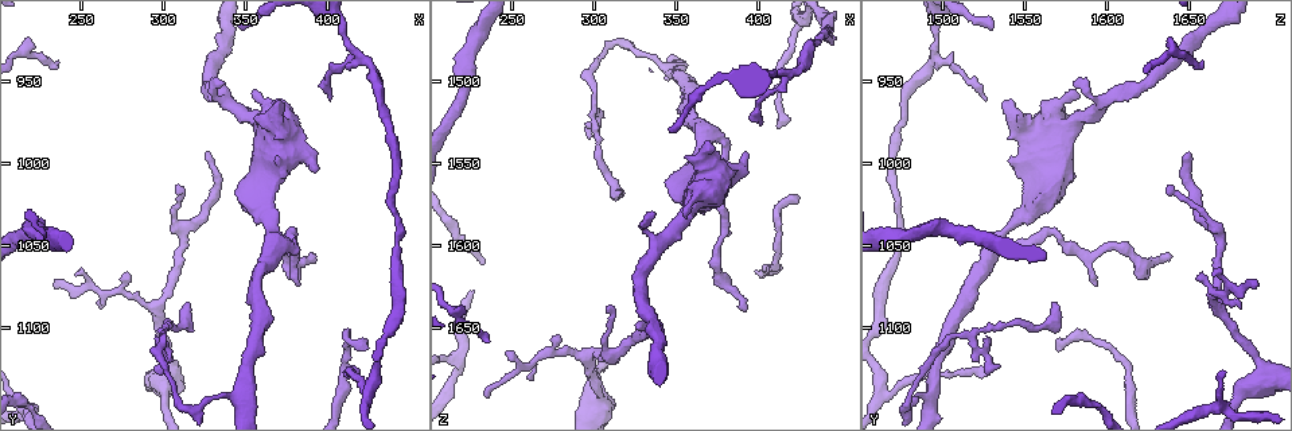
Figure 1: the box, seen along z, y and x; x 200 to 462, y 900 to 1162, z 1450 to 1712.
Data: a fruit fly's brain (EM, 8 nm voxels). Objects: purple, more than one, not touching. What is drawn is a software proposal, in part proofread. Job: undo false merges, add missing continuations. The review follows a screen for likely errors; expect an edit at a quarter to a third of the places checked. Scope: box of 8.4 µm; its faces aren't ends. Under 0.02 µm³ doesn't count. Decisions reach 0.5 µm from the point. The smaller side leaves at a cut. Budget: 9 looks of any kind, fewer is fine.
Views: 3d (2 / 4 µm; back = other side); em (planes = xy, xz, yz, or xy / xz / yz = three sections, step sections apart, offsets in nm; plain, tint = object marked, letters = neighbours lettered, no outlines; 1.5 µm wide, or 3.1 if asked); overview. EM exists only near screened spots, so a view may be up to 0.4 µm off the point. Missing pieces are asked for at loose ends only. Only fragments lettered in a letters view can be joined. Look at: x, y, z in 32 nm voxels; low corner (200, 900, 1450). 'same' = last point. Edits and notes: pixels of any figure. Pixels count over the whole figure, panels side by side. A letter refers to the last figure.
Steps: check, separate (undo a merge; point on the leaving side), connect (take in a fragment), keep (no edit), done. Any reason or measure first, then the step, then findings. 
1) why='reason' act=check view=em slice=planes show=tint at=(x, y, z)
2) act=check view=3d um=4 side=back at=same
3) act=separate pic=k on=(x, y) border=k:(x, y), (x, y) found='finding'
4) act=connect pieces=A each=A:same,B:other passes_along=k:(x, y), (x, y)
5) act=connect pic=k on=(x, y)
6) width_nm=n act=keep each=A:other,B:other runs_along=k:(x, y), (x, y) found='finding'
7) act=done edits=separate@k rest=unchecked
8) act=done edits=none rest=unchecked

why='free end' act=check view=3d um=2 at=(234, 1076, 1688)

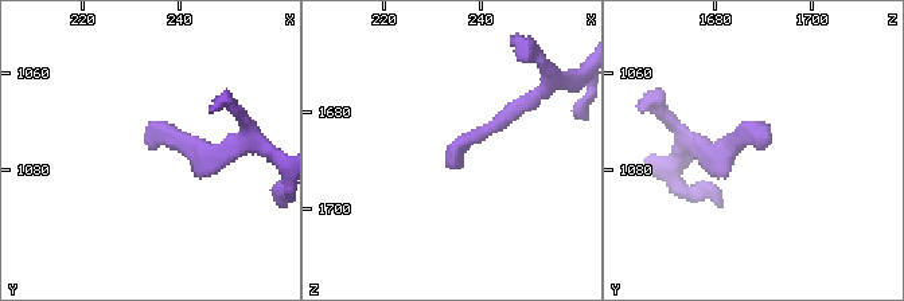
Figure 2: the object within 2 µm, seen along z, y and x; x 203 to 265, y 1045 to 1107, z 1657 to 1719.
why='shape alone is not enough' act=check view=em slice=planes show=plain at=(234, 1076, 1689)

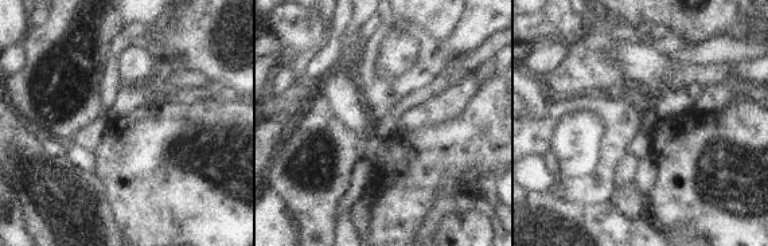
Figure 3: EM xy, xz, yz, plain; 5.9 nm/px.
act=check view=em slice=planes show=letters at=same

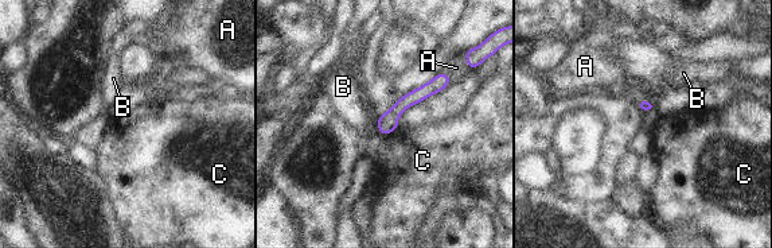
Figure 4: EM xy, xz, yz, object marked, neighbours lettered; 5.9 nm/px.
longest_contact=B:120nm act=keep each=A:other,B:other,C:other runs_along=4:(444, 76), (405, 101), (382, 130) found='none of them fits'

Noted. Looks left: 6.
why='an open end' act=check view=em slice=xz step=4 show=letters at=(326, 990, 1650)

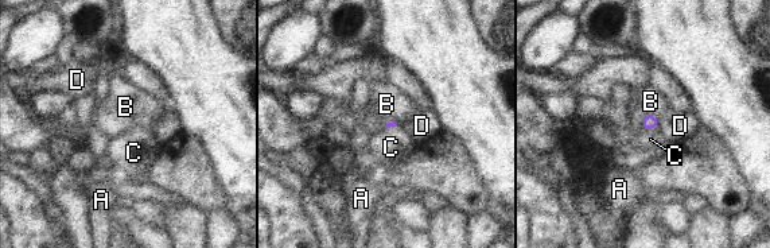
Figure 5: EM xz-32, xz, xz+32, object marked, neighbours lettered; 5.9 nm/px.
act=check view=em slice=planes show=letters at=same

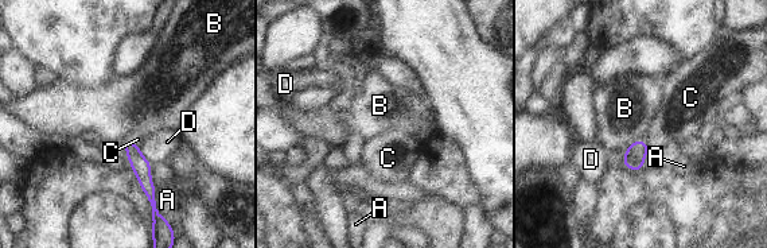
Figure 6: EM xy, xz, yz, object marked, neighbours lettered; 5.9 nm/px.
act=connect pieces=C each=A:other,B:other,C:same,D:other passes_along=6:(141, 167), (132, 143), (137, 139) found='the neuron continues'

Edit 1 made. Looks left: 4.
act=check view=overview

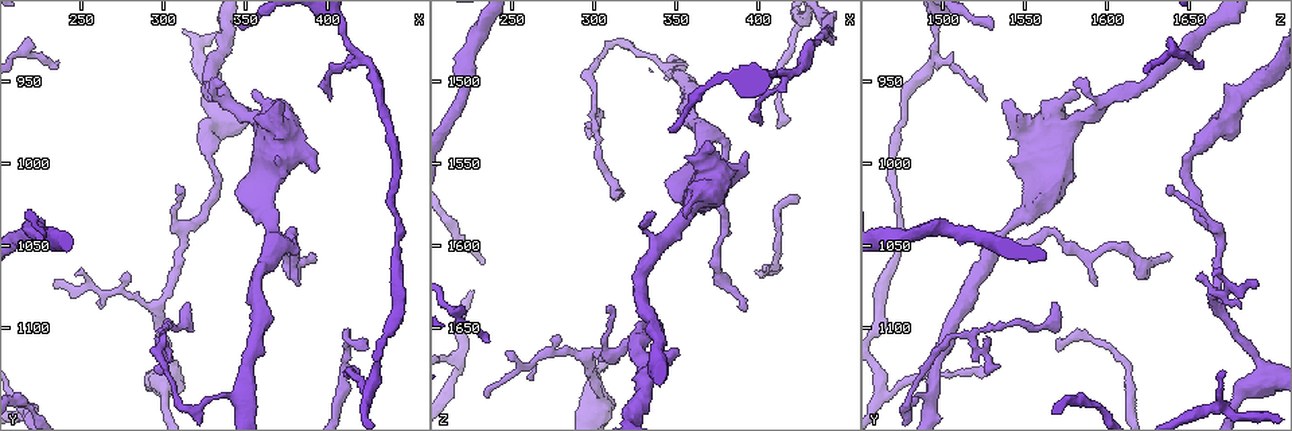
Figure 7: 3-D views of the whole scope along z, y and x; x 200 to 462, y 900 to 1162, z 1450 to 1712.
why='an open end' act=check view=em slice=planes show=letters at=(394, 1004, 1544)

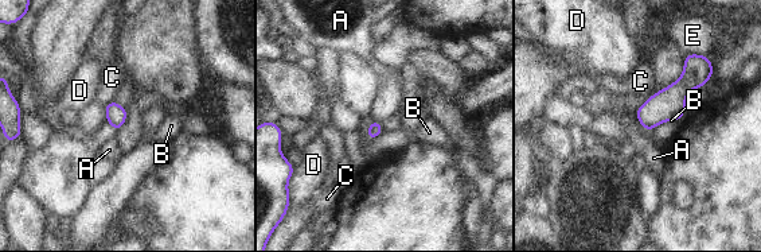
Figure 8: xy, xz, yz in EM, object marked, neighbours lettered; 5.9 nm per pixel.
longest_contact=E:150nm act=keep each=A:other,B:other,C:other,D:other,E:other found='none of them fits'

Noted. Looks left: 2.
act=done edits=connect@6 rest=unchecked

